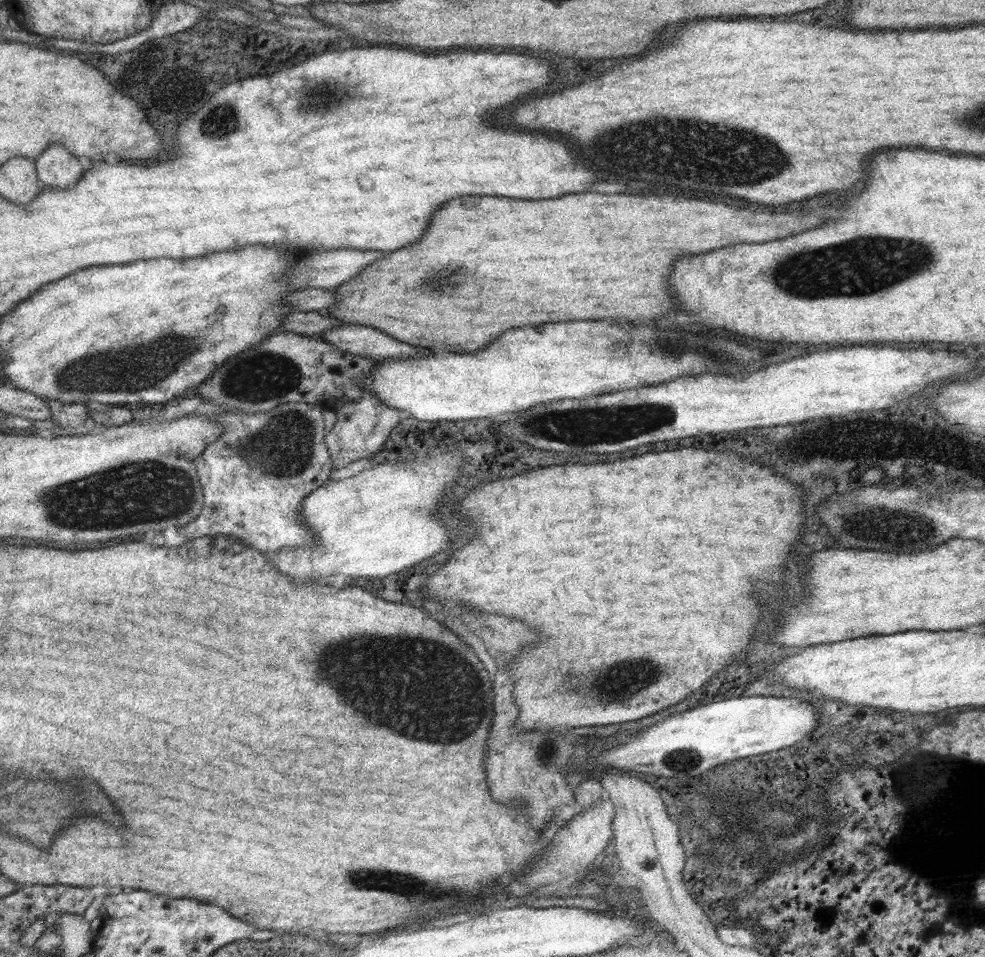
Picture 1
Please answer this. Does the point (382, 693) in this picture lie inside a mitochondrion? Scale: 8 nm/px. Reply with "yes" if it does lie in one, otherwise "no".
yes

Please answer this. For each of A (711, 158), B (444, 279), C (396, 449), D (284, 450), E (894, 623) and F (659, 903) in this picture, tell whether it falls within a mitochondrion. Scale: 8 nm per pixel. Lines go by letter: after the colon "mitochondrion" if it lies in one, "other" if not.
A: mitochondrion
B: mitochondrion
C: other
D: mitochondrion
E: other
F: other

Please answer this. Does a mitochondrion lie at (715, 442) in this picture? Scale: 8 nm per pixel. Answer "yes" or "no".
no

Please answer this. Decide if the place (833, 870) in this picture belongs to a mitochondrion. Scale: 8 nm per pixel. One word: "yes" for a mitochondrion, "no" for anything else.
no

